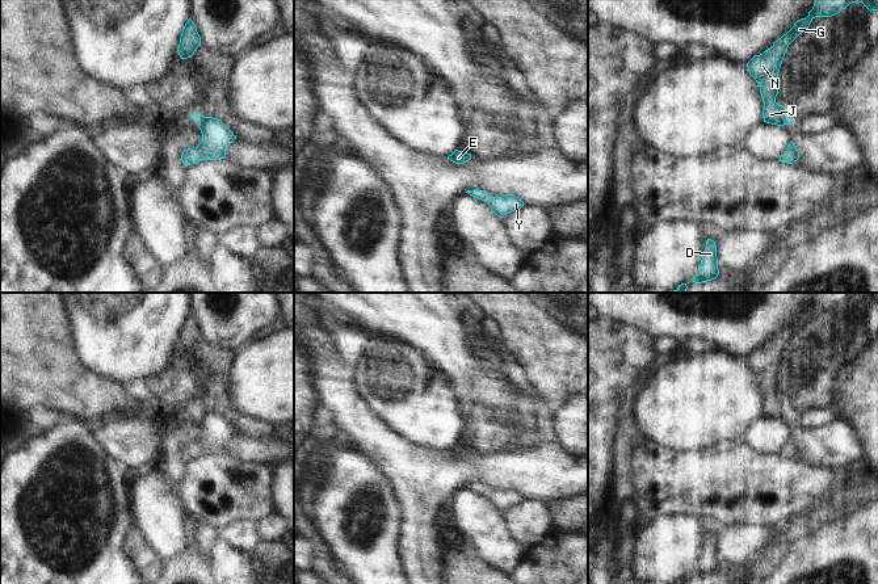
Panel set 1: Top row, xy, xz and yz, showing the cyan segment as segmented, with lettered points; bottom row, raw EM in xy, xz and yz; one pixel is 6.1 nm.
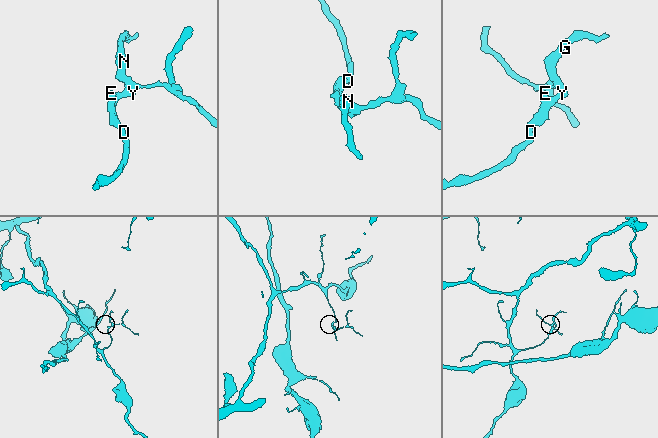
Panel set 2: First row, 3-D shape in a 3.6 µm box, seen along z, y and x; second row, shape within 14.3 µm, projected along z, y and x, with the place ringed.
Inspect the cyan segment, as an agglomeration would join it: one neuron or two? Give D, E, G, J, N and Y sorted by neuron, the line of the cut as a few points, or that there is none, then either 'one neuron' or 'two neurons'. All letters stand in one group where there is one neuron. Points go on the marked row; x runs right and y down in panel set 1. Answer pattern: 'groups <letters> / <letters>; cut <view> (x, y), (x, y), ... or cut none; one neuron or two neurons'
groups D E G J N Y; cut none; one neuron

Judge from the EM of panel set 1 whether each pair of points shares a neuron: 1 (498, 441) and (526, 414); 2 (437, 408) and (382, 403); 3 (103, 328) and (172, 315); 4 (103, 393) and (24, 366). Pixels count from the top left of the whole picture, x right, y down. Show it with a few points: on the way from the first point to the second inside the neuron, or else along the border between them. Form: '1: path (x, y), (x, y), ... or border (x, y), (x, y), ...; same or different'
1: path (509, 441), (520, 441), (526, 435), (526, 425); same
2: path (424, 408), (418, 403), (395, 403); same
3: path (120, 324), (129, 315), (155, 315); same
4: path (83, 393), (70, 389), (43, 370); same

